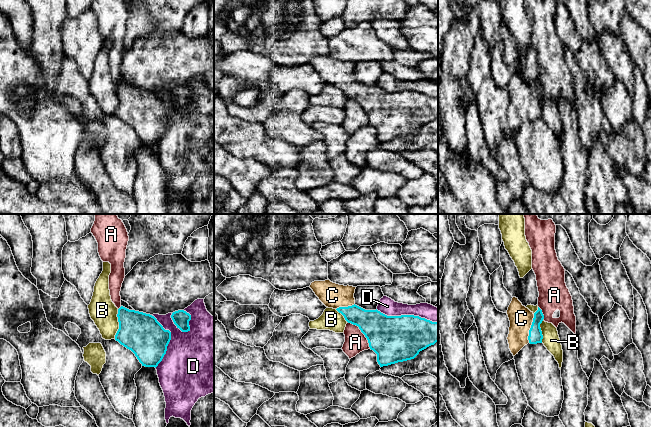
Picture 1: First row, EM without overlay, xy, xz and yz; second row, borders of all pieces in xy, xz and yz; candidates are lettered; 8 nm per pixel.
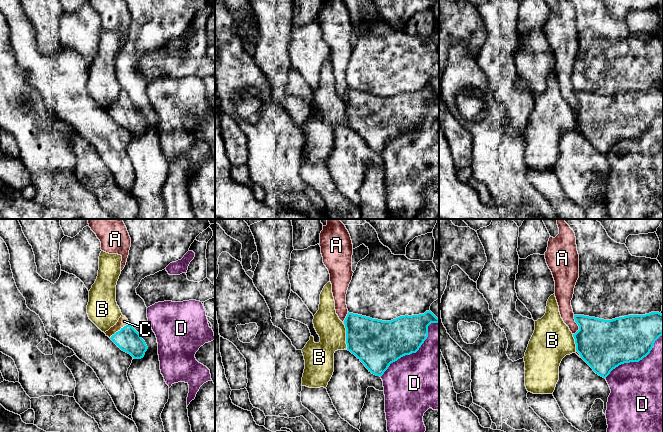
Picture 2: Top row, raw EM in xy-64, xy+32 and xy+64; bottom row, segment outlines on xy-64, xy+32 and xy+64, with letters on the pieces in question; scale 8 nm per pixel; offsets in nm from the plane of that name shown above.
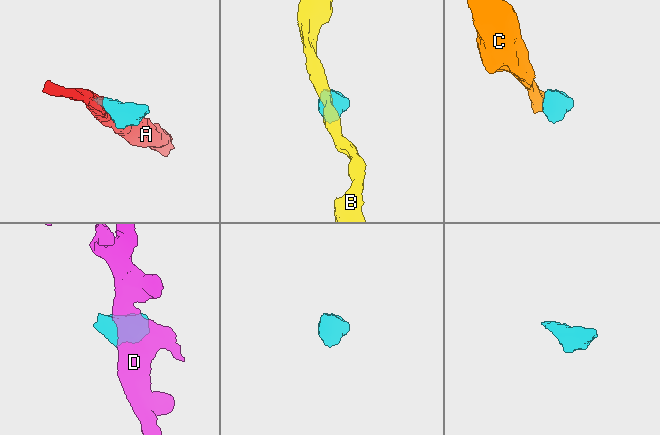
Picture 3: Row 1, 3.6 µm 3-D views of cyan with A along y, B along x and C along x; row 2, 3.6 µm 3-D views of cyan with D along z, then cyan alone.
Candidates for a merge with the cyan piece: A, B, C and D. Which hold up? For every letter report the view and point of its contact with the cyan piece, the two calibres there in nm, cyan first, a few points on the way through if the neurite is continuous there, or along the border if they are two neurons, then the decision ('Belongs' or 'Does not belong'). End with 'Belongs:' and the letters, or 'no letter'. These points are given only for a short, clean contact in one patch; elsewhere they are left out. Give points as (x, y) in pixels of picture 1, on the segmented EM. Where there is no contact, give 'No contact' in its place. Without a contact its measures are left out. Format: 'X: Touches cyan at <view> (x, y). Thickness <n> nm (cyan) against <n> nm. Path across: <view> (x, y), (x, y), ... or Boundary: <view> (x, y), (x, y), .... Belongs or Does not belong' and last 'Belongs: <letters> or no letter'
A: Touches cyan at xz (361, 331). Thickness 360 nm (cyan) against 180 nm. Does not belong
B: Touches cyan at xy (119, 324). Thickness 320 nm (cyan) against 220 nm. Boundary: xy (118, 309), (118, 330), (114, 338). Does not belong
C: Touches cyan at yz (530, 328). Thickness 110 nm (cyan) against 190 nm. Path across: yz (535, 336), (530, 328), (521, 318). Belongs
D: Touches cyan at xz (407, 315). Thickness 380 nm (cyan) against 140 nm. Does not belong
Belongs: C

